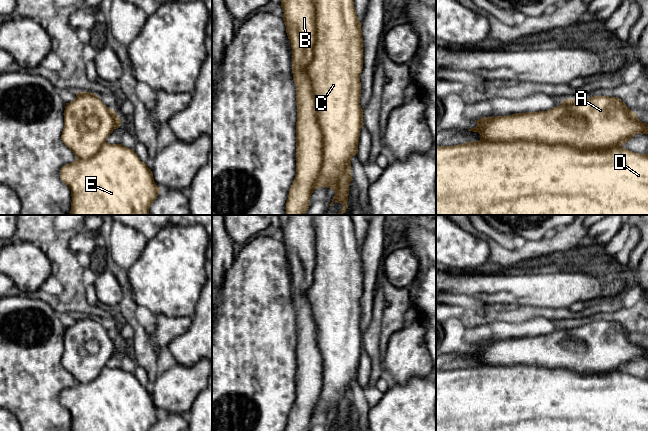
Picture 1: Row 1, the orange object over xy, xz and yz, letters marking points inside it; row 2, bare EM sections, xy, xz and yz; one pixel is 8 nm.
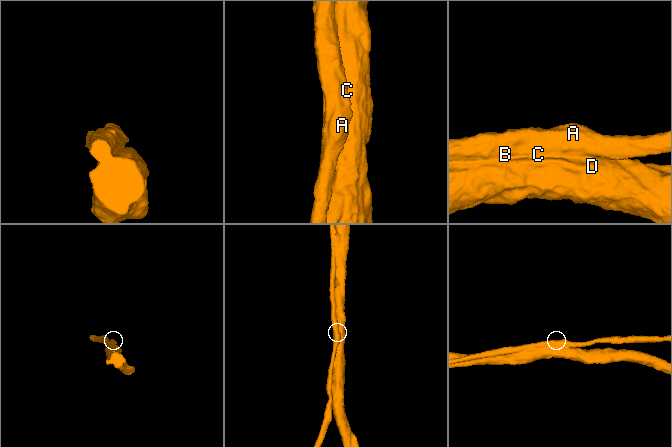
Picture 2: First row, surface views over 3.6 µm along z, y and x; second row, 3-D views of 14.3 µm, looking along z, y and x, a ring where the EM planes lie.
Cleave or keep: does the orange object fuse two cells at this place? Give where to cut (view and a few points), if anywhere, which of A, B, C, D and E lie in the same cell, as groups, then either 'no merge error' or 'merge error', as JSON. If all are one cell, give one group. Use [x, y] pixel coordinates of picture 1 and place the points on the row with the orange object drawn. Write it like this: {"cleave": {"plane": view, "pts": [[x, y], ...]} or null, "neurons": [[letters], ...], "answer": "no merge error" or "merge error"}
{"cleave": null, "neurons": [["A", "B", "C", "D", "E"]], "answer": "no merge error"}

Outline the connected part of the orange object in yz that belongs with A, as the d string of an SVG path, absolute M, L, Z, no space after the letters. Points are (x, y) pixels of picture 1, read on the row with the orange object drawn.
M594 96L588 99L577 97L563 100L560 106L547 111L483 117L475 121L477 122L476 127L469 129L469 131L479 133L479 141L471 141L454 146L436 146L436 215L648 215L648 154L635 153L623 147L635 134L648 134L648 125L641 122L637 114L631 111L621 99L609 96Z

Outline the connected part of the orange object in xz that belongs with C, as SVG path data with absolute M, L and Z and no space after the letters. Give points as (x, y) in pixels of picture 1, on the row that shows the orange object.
M281 0L283 9L283 20L286 26L286 33L291 42L292 49L292 73L296 84L296 103L297 103L297 122L296 122L296 174L289 190L286 202L286 215L305 215L309 206L310 198L316 188L327 187L333 189L335 195L329 206L336 201L343 206L343 209L337 214L343 214L348 209L347 201L349 186L353 181L351 175L351 159L358 154L358 144L360 131L363 123L363 109L360 106L361 82L360 76L363 69L363 37L362 24L357 17L353 0Z

